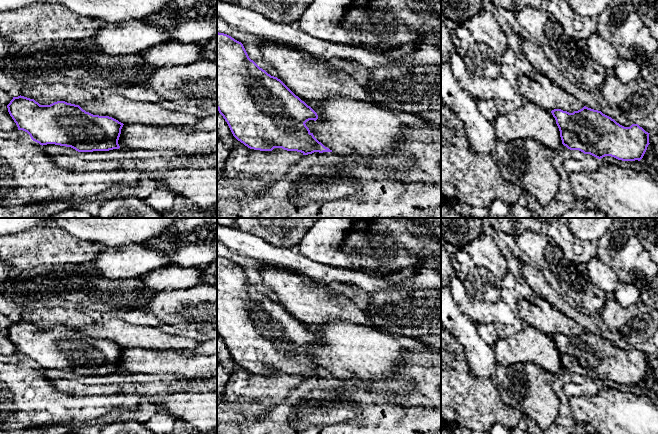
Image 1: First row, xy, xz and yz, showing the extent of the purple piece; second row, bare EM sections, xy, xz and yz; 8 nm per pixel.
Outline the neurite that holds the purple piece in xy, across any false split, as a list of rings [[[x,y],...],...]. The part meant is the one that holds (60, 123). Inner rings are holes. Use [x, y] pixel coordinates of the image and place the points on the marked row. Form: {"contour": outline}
{"contour": [[[20,95],[13,97],[7,108],[18,130],[27,132],[33,141],[42,146],[55,144],[71,147],[78,152],[109,151],[120,148],[118,140],[124,124],[109,116],[93,115],[79,105],[65,101],[40,105],[34,99]]]}

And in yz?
{"contour": [[[584,106],[569,113],[551,111],[562,144],[598,159],[611,156],[622,161],[640,161],[649,143],[649,134],[638,124],[624,127],[601,111]]]}

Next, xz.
{"contour": [[[217,32],[217,109],[227,122],[233,136],[250,149],[272,151],[282,148],[301,152],[332,152],[319,142],[306,126],[309,120],[316,121],[317,113],[296,96],[280,79],[271,76],[251,60],[243,44],[231,36]]]}

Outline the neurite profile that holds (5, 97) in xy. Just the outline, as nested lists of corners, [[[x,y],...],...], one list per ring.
[[[0,89],[0,108],[3,106],[7,106],[12,99],[13,99],[13,96],[11,92],[6,92]]]

